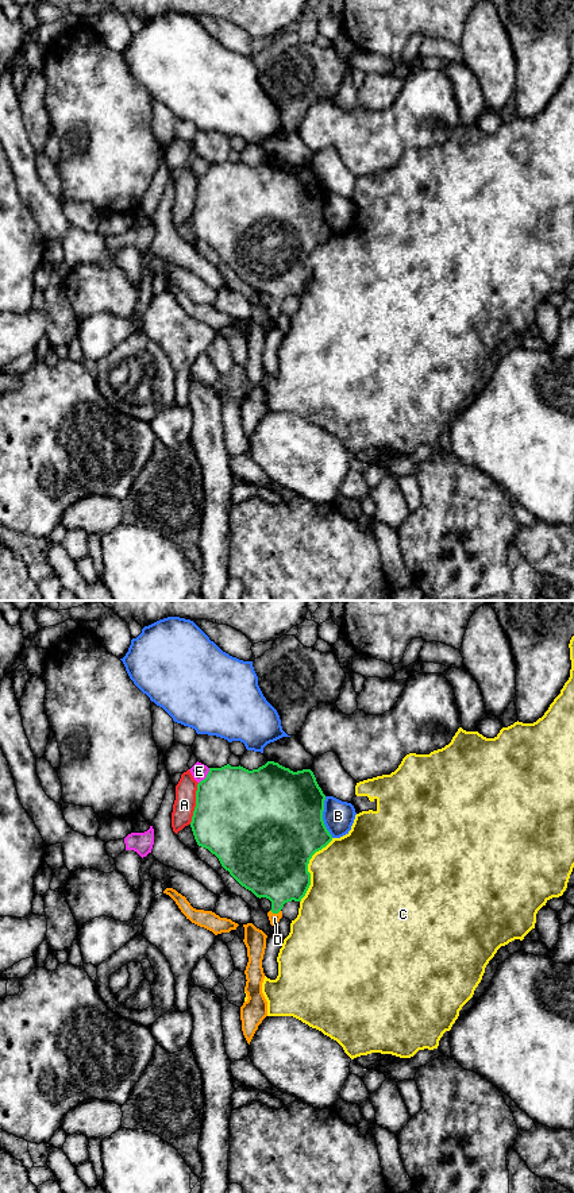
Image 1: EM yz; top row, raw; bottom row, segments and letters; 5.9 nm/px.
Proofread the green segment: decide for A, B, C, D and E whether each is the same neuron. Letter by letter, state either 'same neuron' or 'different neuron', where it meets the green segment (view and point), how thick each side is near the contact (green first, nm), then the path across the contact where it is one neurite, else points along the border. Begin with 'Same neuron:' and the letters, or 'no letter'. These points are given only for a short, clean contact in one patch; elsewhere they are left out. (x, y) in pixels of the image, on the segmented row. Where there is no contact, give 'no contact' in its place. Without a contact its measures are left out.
Same neuron: D
A: different neuron | yz (196, 803) | 500/130 nm
B: different neuron | yz (322, 817) | 500/180 nm
C: different neuron | yz (307, 869) | 480/440 nm
D: same neuron | yz (276, 912) | 360/60 nm | across yz (278, 871), (276, 912), (274, 918)
E: different neuron | yz (207, 776) | 480/100 nm

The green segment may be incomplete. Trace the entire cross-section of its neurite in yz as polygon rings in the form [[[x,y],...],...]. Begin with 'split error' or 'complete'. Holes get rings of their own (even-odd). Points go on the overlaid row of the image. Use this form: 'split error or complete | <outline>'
split error | [[[267,761],[258,769],[243,767],[209,768],[204,780],[197,784],[196,807],[190,827],[199,846],[215,854],[221,866],[246,889],[257,897],[271,901],[267,912],[271,926],[282,918],[282,907],[288,901],[301,901],[311,885],[308,864],[312,856],[325,848],[332,835],[323,821],[325,795],[319,787],[311,769],[293,772],[274,761]]]

